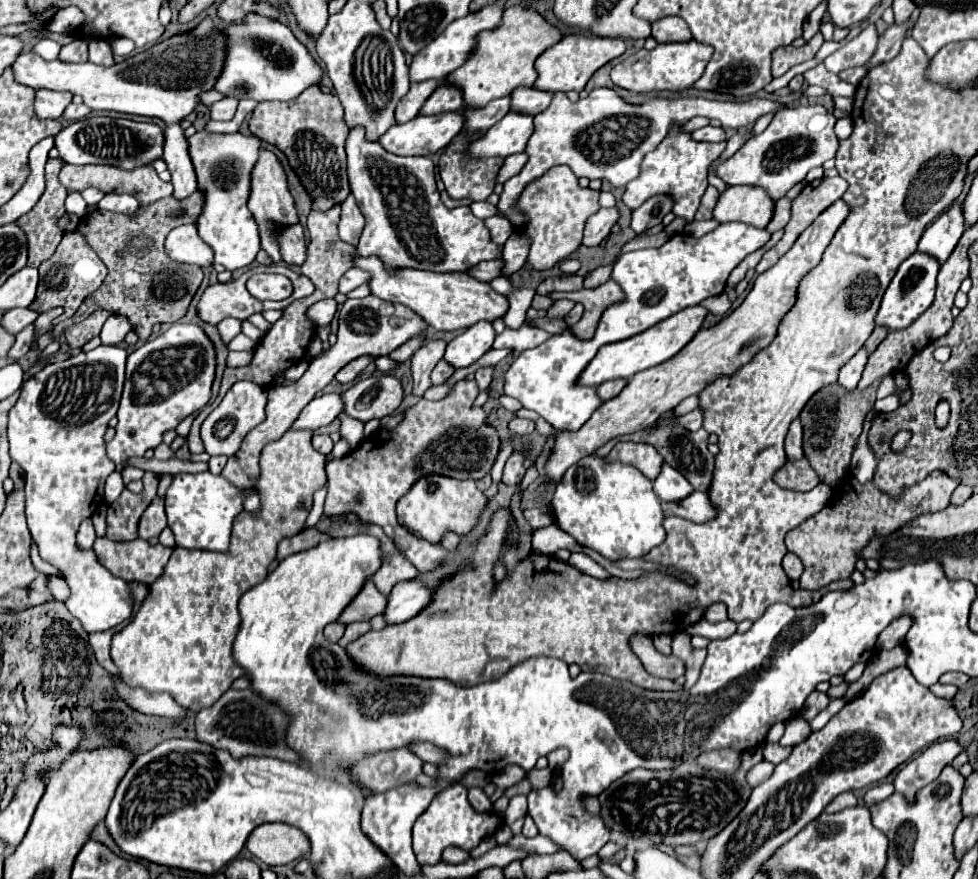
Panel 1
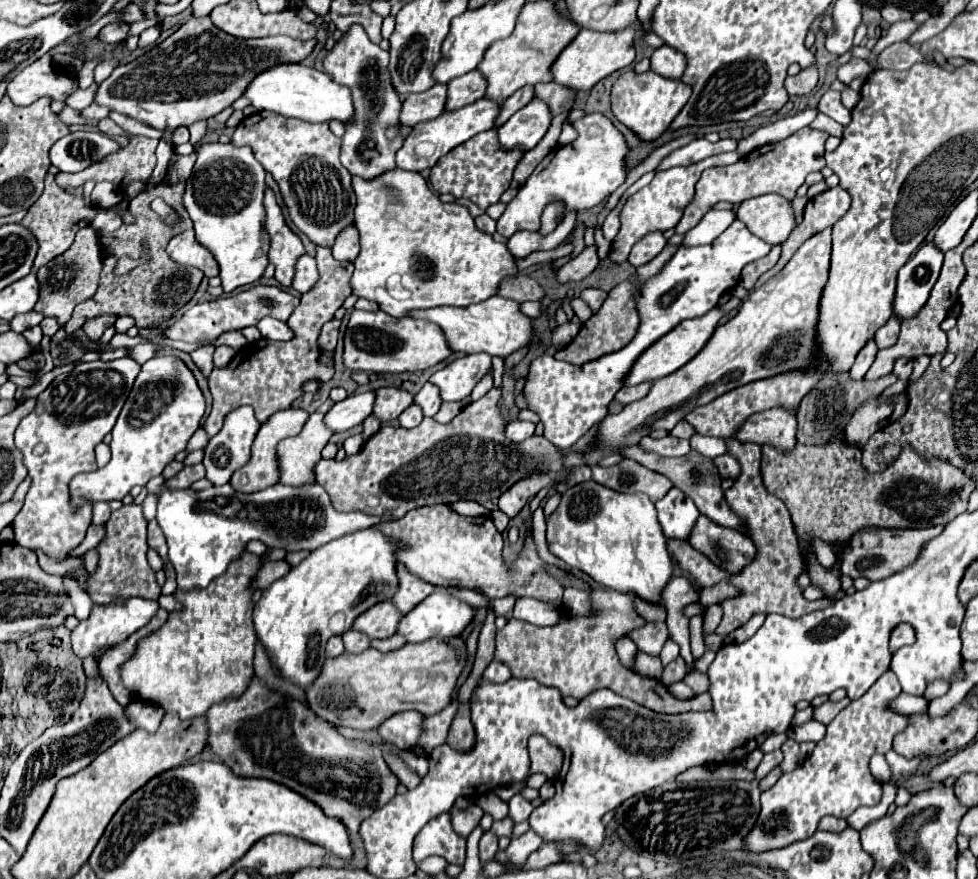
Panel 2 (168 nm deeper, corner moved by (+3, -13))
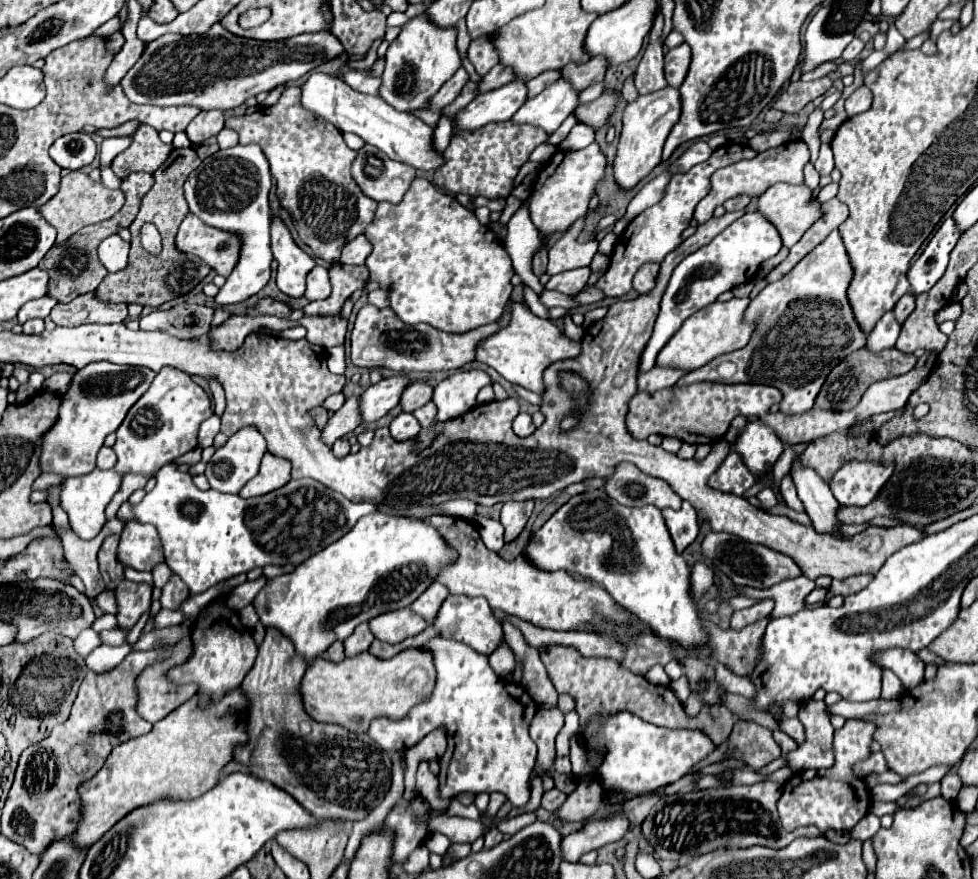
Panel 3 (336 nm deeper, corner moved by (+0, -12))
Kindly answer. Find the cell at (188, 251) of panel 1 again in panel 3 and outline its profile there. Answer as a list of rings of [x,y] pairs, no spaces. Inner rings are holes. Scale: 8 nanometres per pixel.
[[[188,213],[180,225],[176,247],[204,259],[212,269],[216,269],[218,275],[228,277],[234,263],[238,263],[240,237],[236,233],[204,225],[198,217],[194,217],[194,213]]]

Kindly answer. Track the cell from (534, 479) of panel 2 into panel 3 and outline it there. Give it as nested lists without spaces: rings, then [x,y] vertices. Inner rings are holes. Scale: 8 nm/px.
[[[532,499],[530,501],[508,501],[508,503],[504,503],[500,521],[502,521],[504,529],[506,529],[506,533],[504,533],[506,543],[514,541],[522,533],[524,525],[528,523],[528,519],[532,515],[532,509],[534,509]]]

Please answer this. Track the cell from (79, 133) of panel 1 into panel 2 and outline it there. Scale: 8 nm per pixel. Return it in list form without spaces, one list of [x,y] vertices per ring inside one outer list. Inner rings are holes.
[[[81,128],[51,146],[51,164],[61,172],[81,172],[87,166],[121,150],[121,144],[99,130]]]

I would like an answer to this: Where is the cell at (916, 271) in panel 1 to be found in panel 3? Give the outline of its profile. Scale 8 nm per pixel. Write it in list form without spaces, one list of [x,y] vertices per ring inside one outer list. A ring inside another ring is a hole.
[[[948,217],[942,227],[936,231],[936,235],[926,245],[924,253],[914,261],[914,265],[908,271],[910,279],[910,291],[914,295],[920,295],[934,287],[934,283],[944,275],[948,265],[948,255],[958,243],[962,231],[958,229],[954,217]]]

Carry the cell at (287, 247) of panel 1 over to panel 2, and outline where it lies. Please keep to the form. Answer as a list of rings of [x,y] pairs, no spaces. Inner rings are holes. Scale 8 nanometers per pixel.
[[[303,254],[303,258],[299,258],[299,262],[295,262],[295,278],[293,278],[293,288],[297,292],[307,292],[319,278],[317,266],[315,266],[315,258],[309,254]]]

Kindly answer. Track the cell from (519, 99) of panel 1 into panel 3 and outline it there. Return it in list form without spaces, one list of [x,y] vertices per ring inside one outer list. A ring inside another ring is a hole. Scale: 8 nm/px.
[[[594,57],[580,65],[566,65],[566,69],[562,69],[562,77],[568,79],[578,91],[584,91],[592,83],[602,81],[606,69],[606,57]]]

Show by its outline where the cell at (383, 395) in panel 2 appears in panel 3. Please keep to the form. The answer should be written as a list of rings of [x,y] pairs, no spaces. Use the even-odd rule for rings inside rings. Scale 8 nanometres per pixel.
[[[410,383],[402,393],[400,405],[404,411],[412,413],[414,409],[426,405],[432,399],[432,393],[434,393],[434,387],[428,383]]]

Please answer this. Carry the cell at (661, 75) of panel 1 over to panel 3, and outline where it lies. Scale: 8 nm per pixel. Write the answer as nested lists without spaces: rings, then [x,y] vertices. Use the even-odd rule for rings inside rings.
[[[674,87],[660,89],[658,93],[638,97],[634,103],[630,103],[624,111],[624,129],[618,141],[616,159],[612,163],[614,167],[614,181],[620,189],[630,191],[634,189],[646,175],[652,173],[652,169],[660,163],[662,157],[662,145],[674,127],[674,123],[680,119],[680,93]]]

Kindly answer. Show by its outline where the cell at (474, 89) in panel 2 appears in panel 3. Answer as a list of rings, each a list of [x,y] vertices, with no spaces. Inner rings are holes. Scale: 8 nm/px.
[[[498,63],[494,69],[490,69],[490,73],[486,77],[482,77],[482,81],[478,83],[478,87],[480,87],[480,93],[486,93],[486,91],[496,89],[500,85],[506,85],[510,81],[514,81],[514,71],[506,69],[506,65]]]

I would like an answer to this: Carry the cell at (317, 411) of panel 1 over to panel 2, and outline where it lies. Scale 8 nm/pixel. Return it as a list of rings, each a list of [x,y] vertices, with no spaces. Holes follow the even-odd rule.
[[[363,392],[357,396],[347,396],[345,400],[333,404],[325,412],[325,426],[331,432],[345,432],[357,424],[361,424],[369,414],[373,406],[375,394],[373,392]]]

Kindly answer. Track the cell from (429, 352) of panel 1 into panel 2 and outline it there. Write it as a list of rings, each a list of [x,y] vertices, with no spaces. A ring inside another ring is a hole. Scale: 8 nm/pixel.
[[[415,402],[399,416],[399,424],[403,426],[403,428],[413,428],[413,426],[417,426],[419,422],[421,422],[421,418],[423,418],[423,412],[419,410],[419,406],[415,406]]]

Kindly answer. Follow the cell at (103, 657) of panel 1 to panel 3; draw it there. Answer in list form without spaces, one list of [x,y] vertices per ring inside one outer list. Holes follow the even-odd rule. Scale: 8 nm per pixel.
[[[182,639],[178,645],[174,647],[162,647],[162,649],[170,649],[172,657],[164,663],[158,663],[154,667],[148,667],[138,679],[136,679],[136,687],[138,687],[138,715],[150,723],[156,723],[160,719],[164,719],[168,713],[172,713],[176,707],[180,707],[182,703],[186,703],[188,699],[192,699],[198,693],[196,685],[174,685],[168,677],[166,671],[170,671],[174,665],[180,665],[182,661],[190,659],[192,653],[192,641],[190,639]]]

